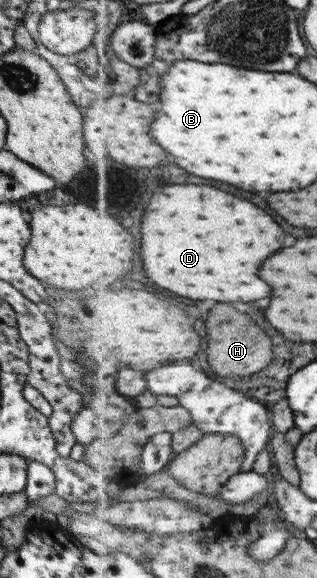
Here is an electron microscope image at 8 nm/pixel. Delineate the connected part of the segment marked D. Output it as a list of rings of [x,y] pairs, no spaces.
[[[173,184],[163,186],[151,198],[143,222],[143,262],[147,276],[159,286],[173,290],[193,300],[217,300],[217,302],[253,302],[271,296],[271,286],[259,278],[261,264],[285,246],[285,230],[261,210],[257,204],[233,196],[215,186]]]

